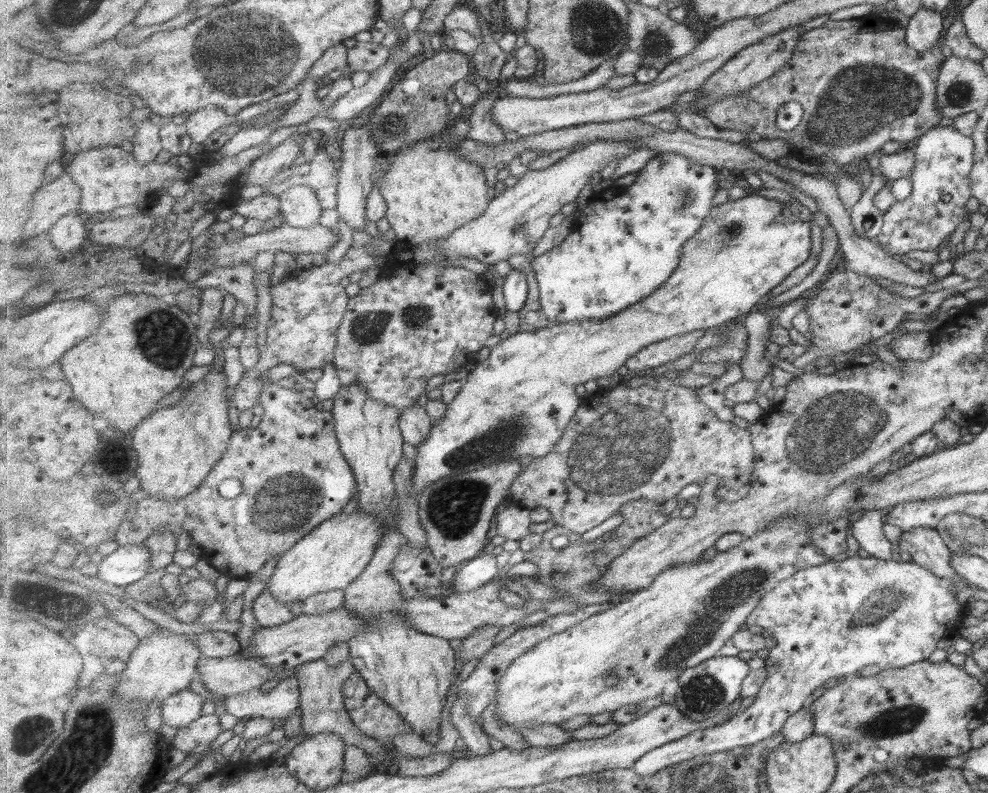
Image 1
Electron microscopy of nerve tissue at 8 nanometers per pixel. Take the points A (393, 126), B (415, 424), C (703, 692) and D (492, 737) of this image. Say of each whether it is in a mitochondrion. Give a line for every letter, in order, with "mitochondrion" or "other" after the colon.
A: mitochondrion
B: other
C: mitochondrion
D: other

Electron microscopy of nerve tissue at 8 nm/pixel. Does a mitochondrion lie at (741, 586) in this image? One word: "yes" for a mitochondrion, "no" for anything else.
yes

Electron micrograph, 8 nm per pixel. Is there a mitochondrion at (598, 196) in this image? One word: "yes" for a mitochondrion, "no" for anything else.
no

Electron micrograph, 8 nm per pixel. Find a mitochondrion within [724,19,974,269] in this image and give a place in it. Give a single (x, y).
(865, 100)

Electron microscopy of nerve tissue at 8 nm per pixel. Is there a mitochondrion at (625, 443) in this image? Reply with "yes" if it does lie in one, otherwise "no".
yes

